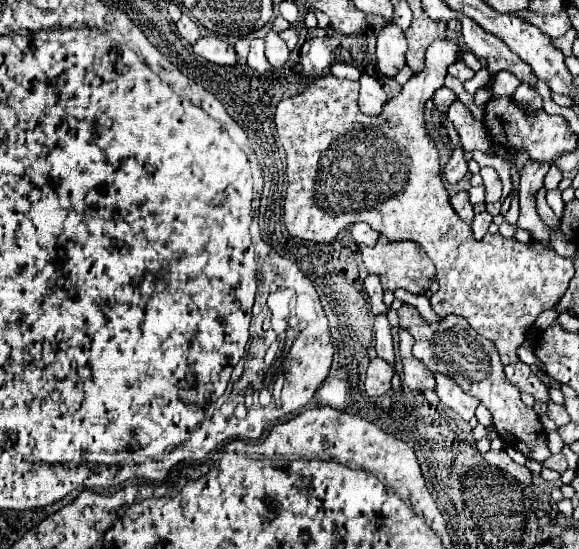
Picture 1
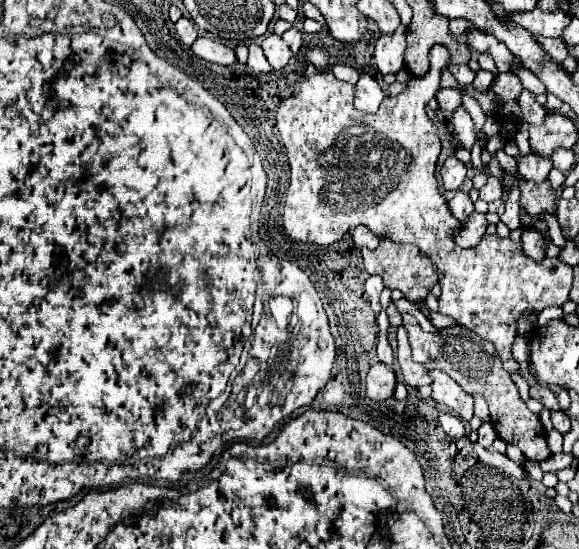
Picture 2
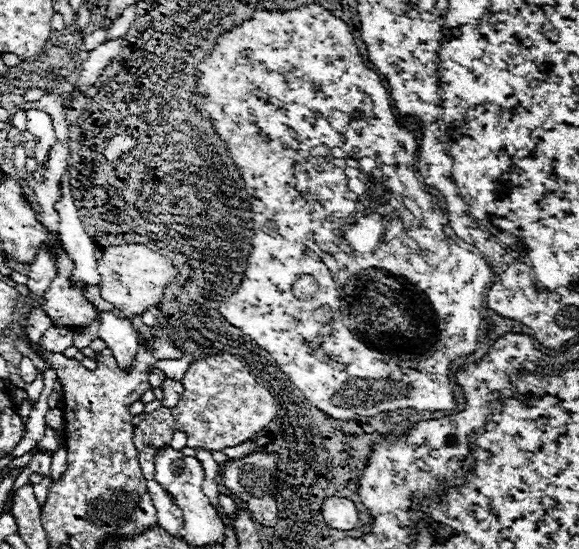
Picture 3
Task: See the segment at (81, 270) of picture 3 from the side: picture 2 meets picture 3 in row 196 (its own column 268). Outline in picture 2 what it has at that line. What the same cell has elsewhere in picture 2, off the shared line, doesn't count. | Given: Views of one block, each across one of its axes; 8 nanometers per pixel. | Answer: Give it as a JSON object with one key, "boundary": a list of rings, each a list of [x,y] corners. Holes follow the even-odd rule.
{"boundary":[[[250,44],[250,56],[248,56],[248,66],[258,72],[258,74],[268,74],[272,70],[272,66],[268,66],[268,60],[262,52],[262,48],[258,44]]]}

